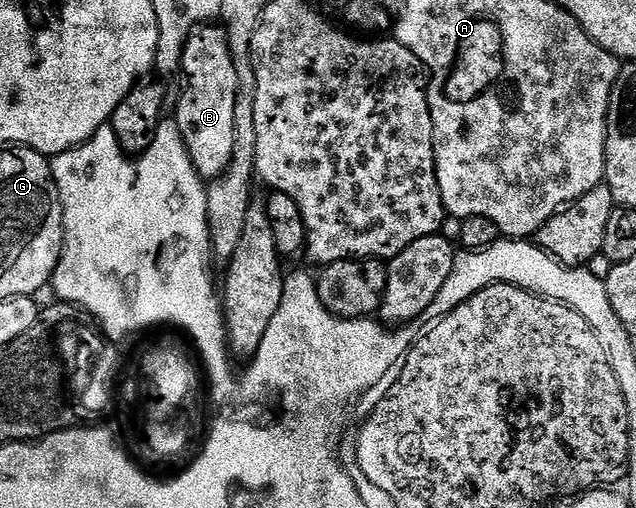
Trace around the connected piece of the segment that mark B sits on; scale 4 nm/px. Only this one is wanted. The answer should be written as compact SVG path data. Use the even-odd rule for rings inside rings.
M203 26L191 34L184 46L181 75L187 76L186 89L174 108L172 119L184 138L192 166L196 166L203 181L209 182L228 170L232 150L236 147L238 75L225 27Z

